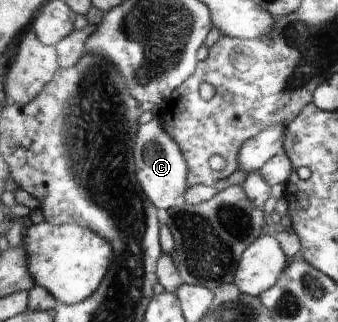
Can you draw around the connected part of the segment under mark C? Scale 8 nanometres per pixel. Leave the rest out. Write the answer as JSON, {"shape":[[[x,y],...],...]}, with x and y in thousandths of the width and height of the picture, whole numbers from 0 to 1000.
{"shape":[[[462,357],[438,385],[414,394],[408,413],[408,447],[402,447],[402,497],[408,516],[408,553],[444,621],[467,640],[500,655],[527,634],[527,621],[556,590],[556,547],[562,547],[562,509],[527,453],[527,441],[485,404],[479,373]]]}

